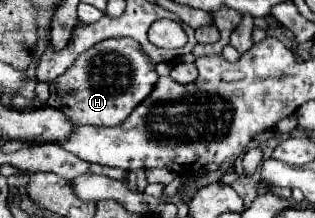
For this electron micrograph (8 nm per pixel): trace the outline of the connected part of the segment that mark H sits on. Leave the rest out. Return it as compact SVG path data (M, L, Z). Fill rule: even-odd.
M105 39L83 53L71 69L51 83L49 105L69 115L75 125L105 125L113 127L125 121L125 117L151 93L157 71L153 61L141 51L137 41Z

